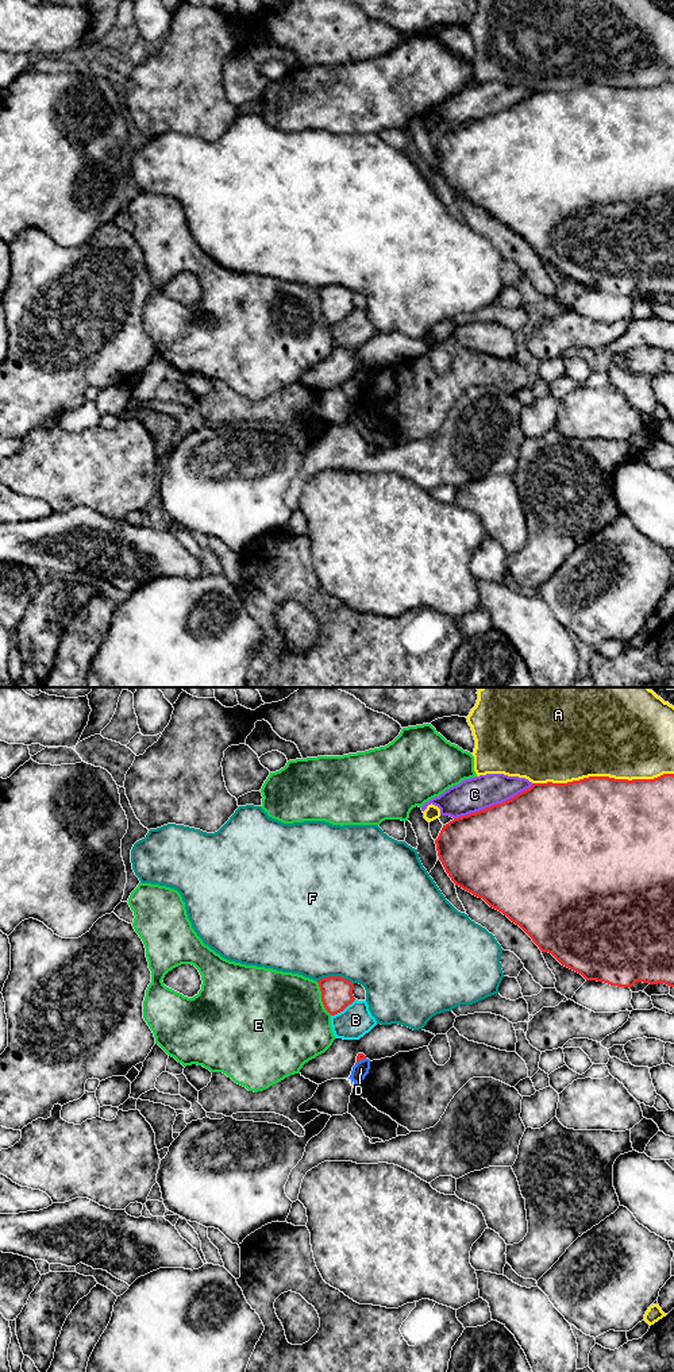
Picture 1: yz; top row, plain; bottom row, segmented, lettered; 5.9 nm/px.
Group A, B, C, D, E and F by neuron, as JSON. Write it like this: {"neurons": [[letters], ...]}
{"neurons": [["A"], ["B"], ["C"], ["D"], ["E"], ["F"]]}

